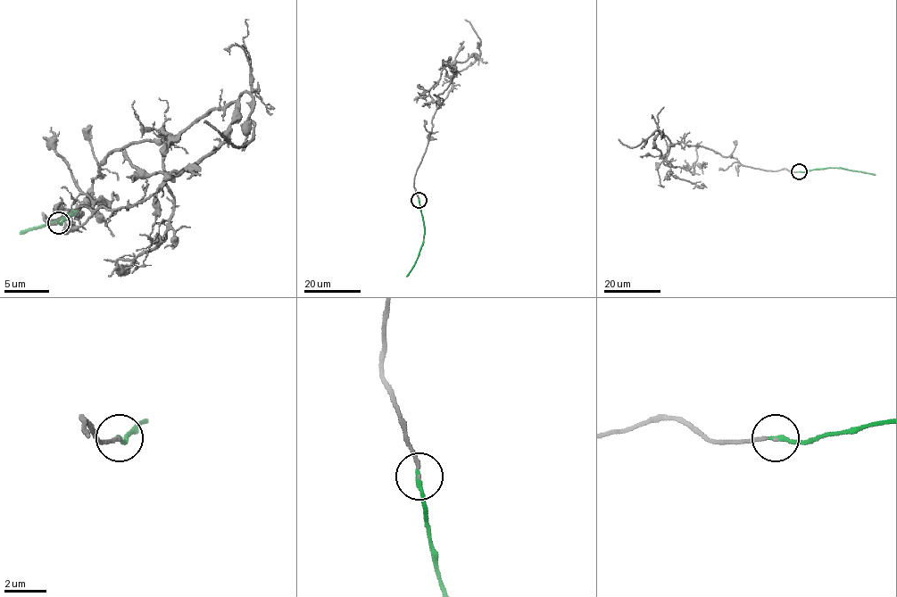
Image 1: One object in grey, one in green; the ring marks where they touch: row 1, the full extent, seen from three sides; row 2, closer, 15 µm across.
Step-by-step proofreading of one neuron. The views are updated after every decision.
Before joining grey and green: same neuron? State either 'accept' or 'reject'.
accept

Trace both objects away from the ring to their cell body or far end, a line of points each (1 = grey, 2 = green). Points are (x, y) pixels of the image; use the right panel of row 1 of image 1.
1: (799, 171), (750, 167), (731, 156), (682, 142), (671, 145), (664, 163), (693, 167), (696, 147), (701, 141)
2: (799, 171), (842, 168), (875, 175)

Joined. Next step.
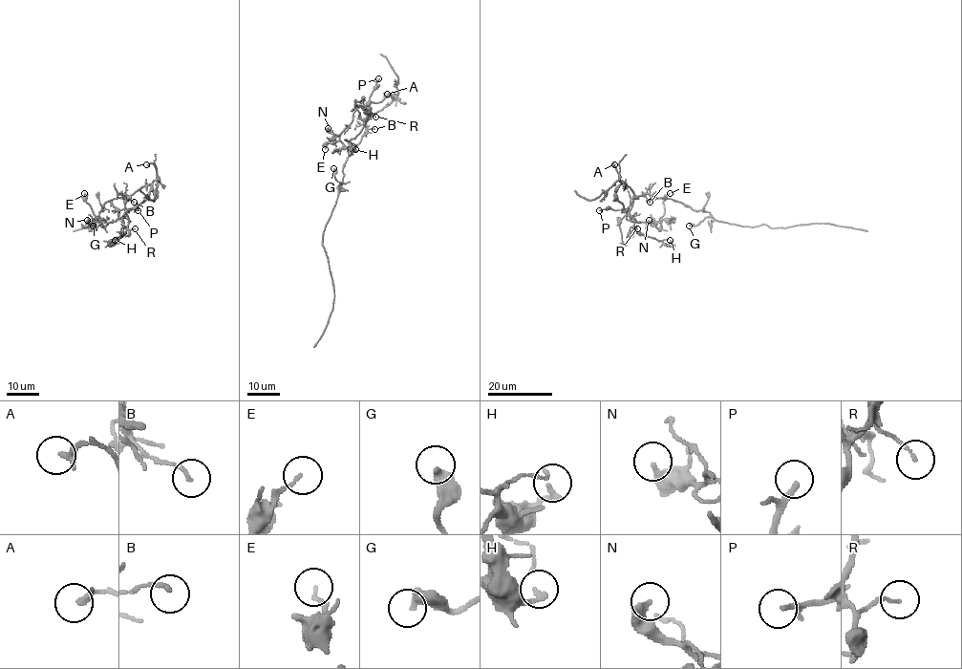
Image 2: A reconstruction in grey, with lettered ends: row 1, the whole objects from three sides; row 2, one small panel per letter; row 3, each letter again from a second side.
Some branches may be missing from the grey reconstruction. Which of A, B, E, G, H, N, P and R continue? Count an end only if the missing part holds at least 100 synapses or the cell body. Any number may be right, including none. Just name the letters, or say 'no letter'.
no letter

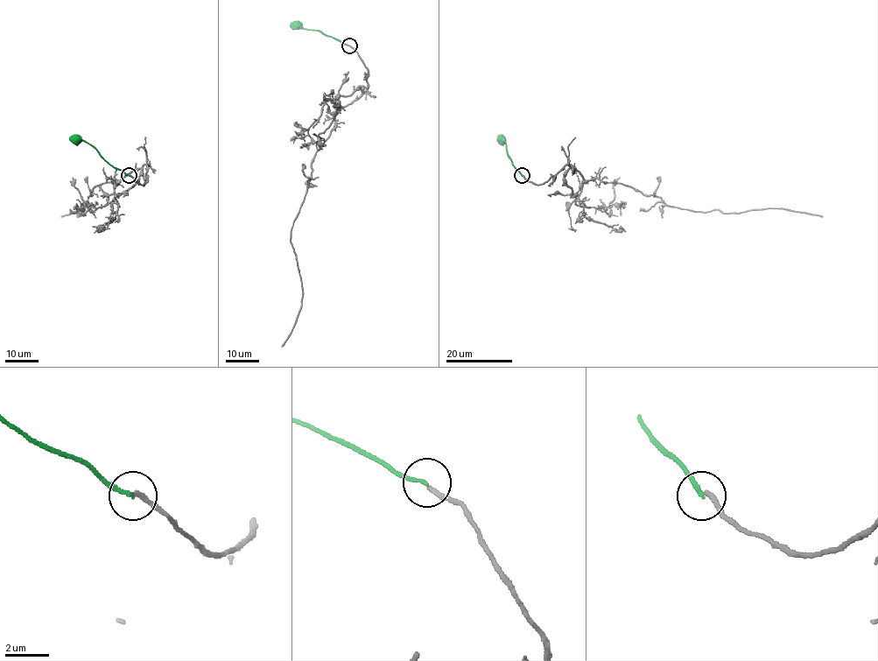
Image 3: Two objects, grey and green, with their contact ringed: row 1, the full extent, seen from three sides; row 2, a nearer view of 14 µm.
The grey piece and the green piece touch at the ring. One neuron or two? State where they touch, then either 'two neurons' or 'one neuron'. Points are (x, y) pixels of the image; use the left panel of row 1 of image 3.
at (129, 175); two neurons

